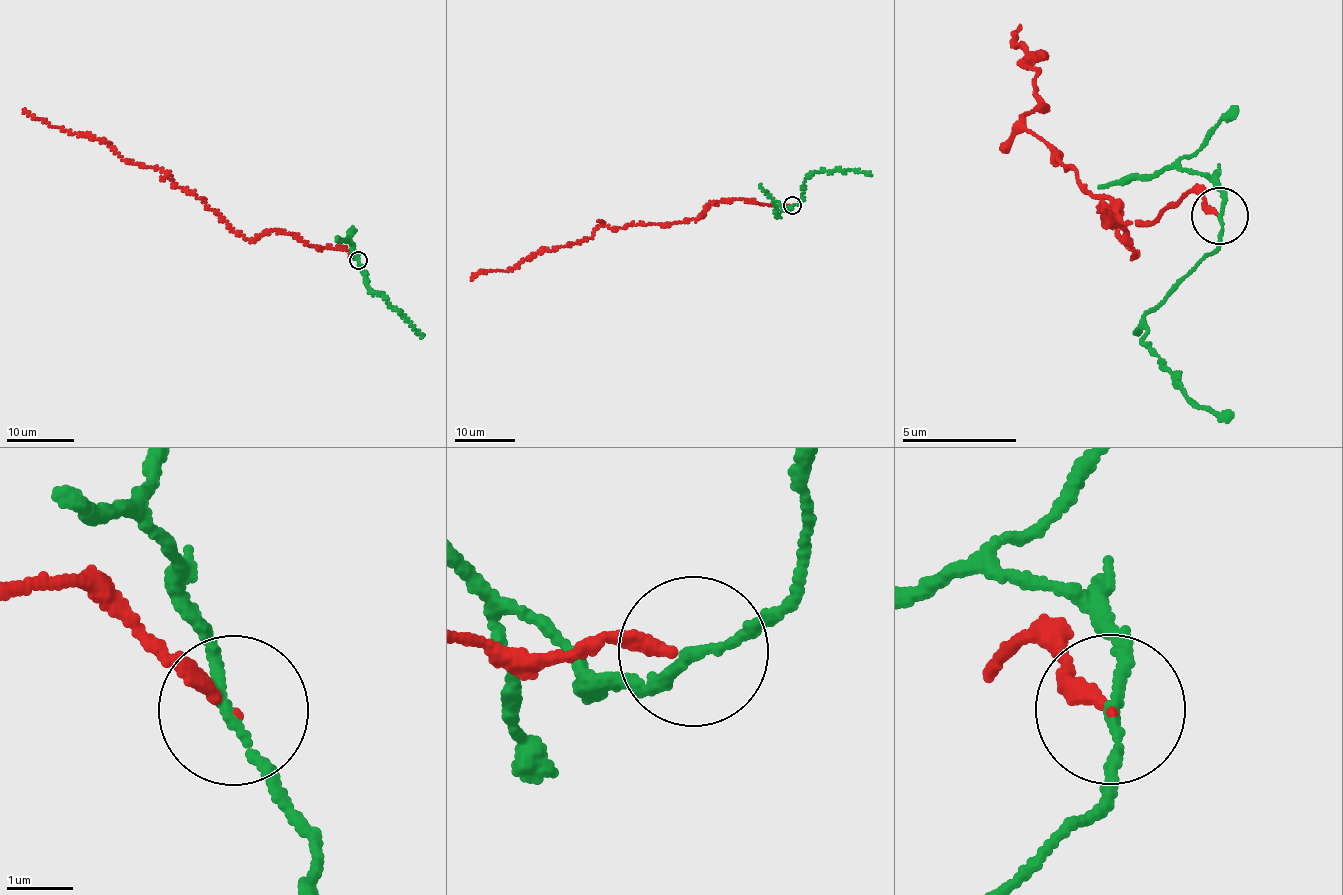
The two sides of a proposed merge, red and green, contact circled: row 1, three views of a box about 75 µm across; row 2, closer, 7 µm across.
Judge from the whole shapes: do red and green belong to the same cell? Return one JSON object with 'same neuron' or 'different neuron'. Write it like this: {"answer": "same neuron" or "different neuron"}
{"answer": "different neuron"}

